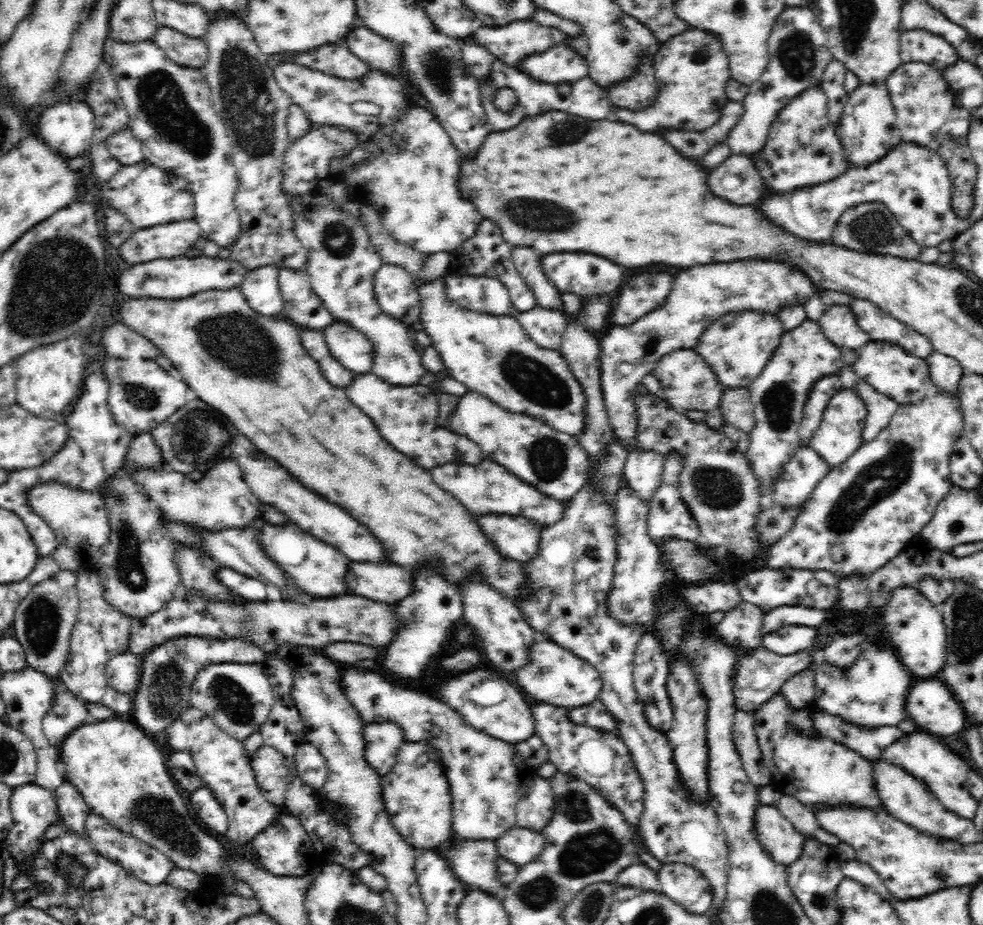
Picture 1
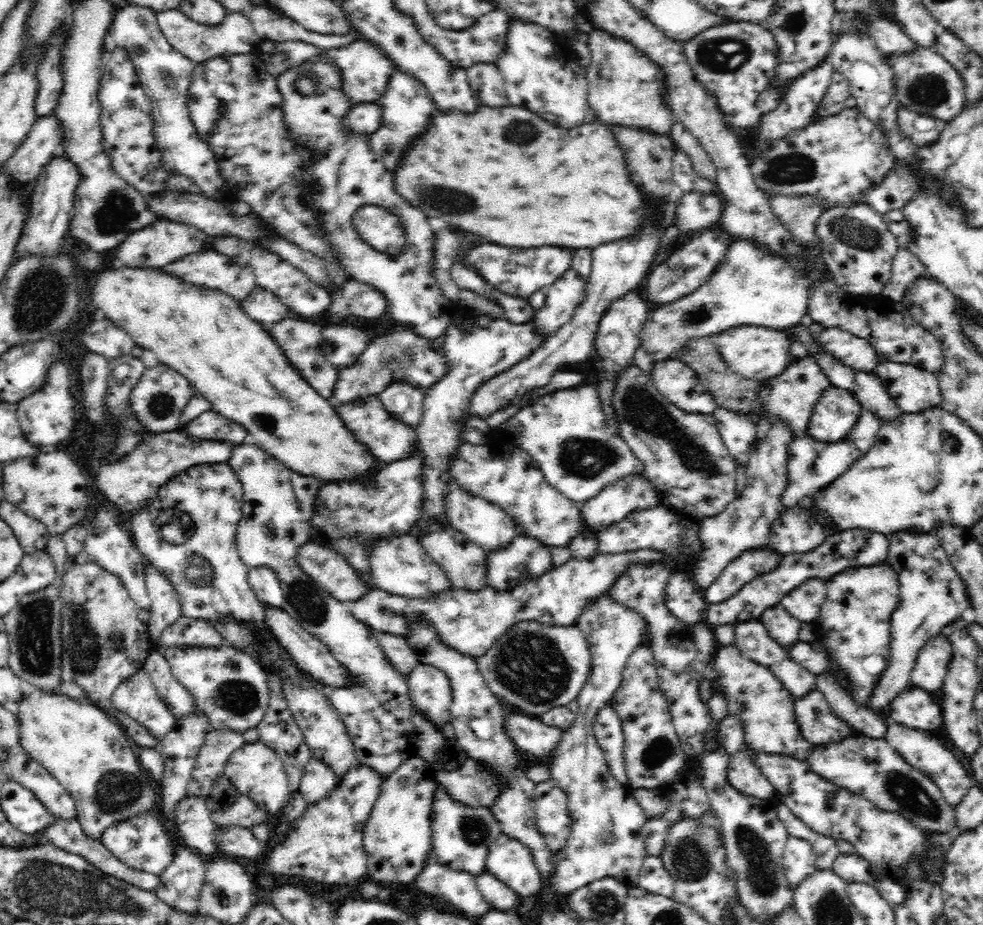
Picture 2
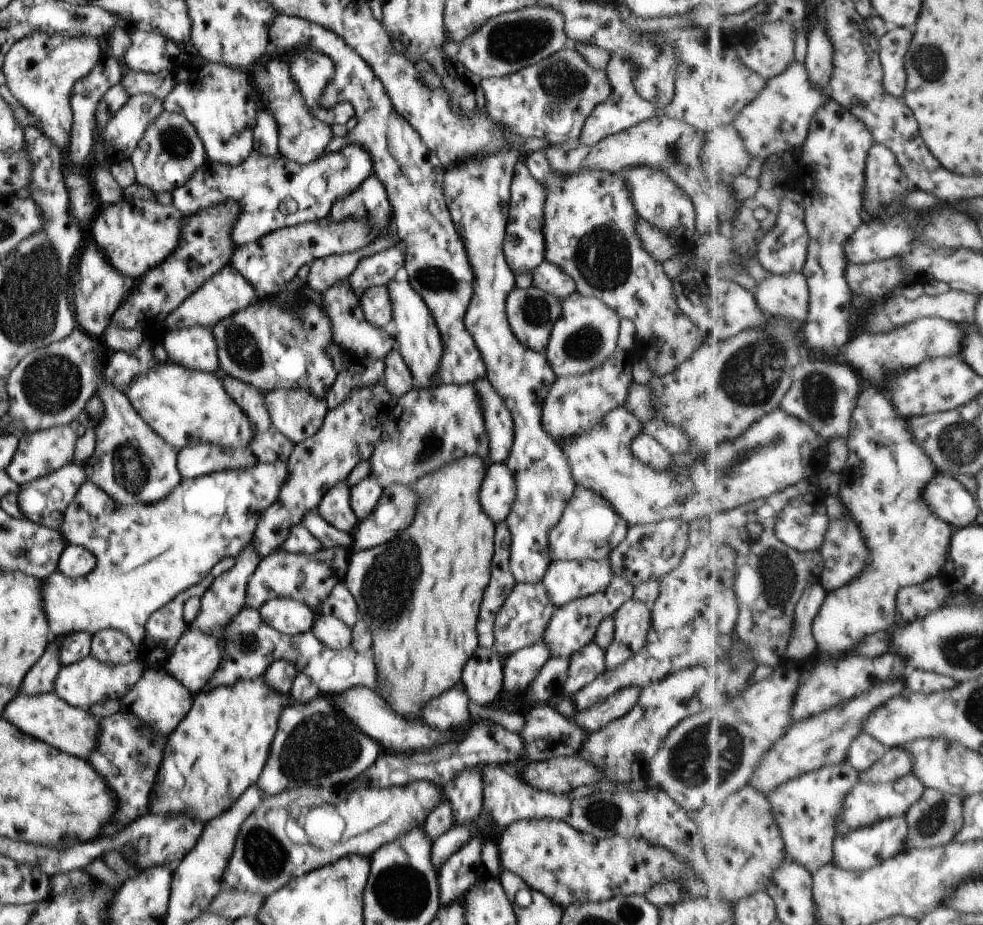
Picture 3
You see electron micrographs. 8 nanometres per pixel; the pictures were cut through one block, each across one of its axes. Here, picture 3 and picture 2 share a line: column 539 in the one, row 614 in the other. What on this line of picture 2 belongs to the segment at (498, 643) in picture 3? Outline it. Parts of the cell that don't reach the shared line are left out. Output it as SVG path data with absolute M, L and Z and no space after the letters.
M602 594L580 615L577 627L586 637L592 659L590 676L578 696L576 720L562 733L556 750L546 759L551 778L566 793L567 807L571 818L571 831L563 849L553 851L553 869L536 895L540 904L559 902L582 886L594 880L612 877L625 882L631 889L637 886L638 873L647 857L644 824L647 821L644 809L633 797L628 786L614 778L593 733L593 724L600 708L611 703L621 683L628 656L644 640L649 628L644 617Z

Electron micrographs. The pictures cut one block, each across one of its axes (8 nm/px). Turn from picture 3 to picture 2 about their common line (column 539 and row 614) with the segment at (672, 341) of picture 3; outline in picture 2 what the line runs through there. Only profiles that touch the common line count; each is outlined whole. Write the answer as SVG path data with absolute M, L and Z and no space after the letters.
M147 562L143 572L151 598L151 615L147 625L150 640L156 644L166 627L174 624L183 615L181 601L168 579L156 567Z

